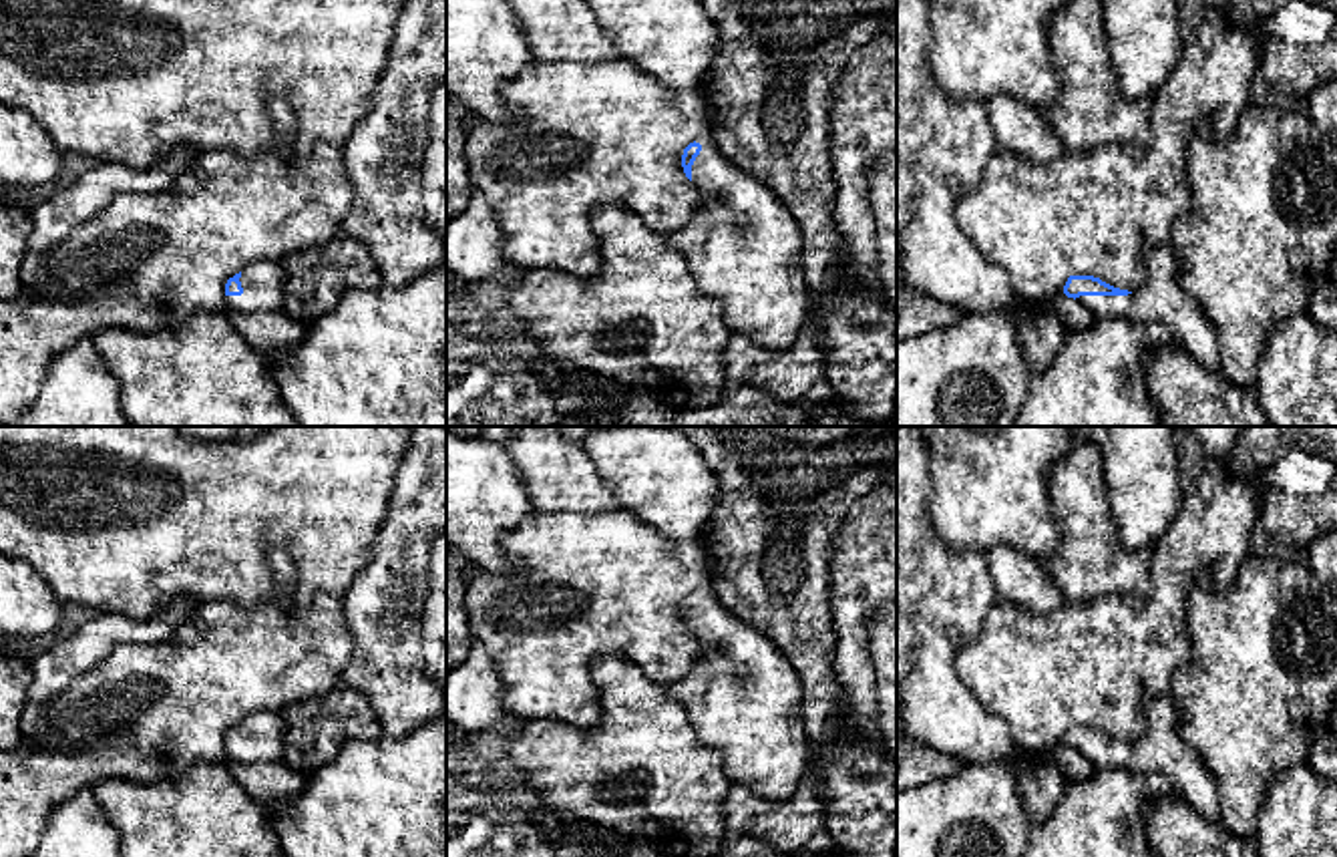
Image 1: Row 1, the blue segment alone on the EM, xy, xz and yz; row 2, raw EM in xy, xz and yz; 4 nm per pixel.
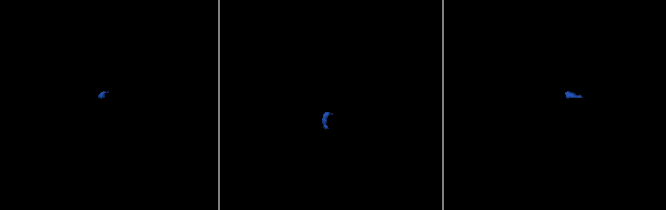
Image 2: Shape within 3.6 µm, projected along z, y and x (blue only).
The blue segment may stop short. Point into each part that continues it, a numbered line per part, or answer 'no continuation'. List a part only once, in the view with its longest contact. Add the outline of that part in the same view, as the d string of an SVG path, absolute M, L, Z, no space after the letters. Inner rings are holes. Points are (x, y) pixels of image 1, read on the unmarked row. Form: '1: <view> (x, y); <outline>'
1: yz (1161, 749); M1170 694L1144 698L1144 732L1128 746L1080 746L1096 768L1126 768L1168 779L1186 805L1206 823L1220 819L1220 795L1212 773L1184 744L1182 710Z

